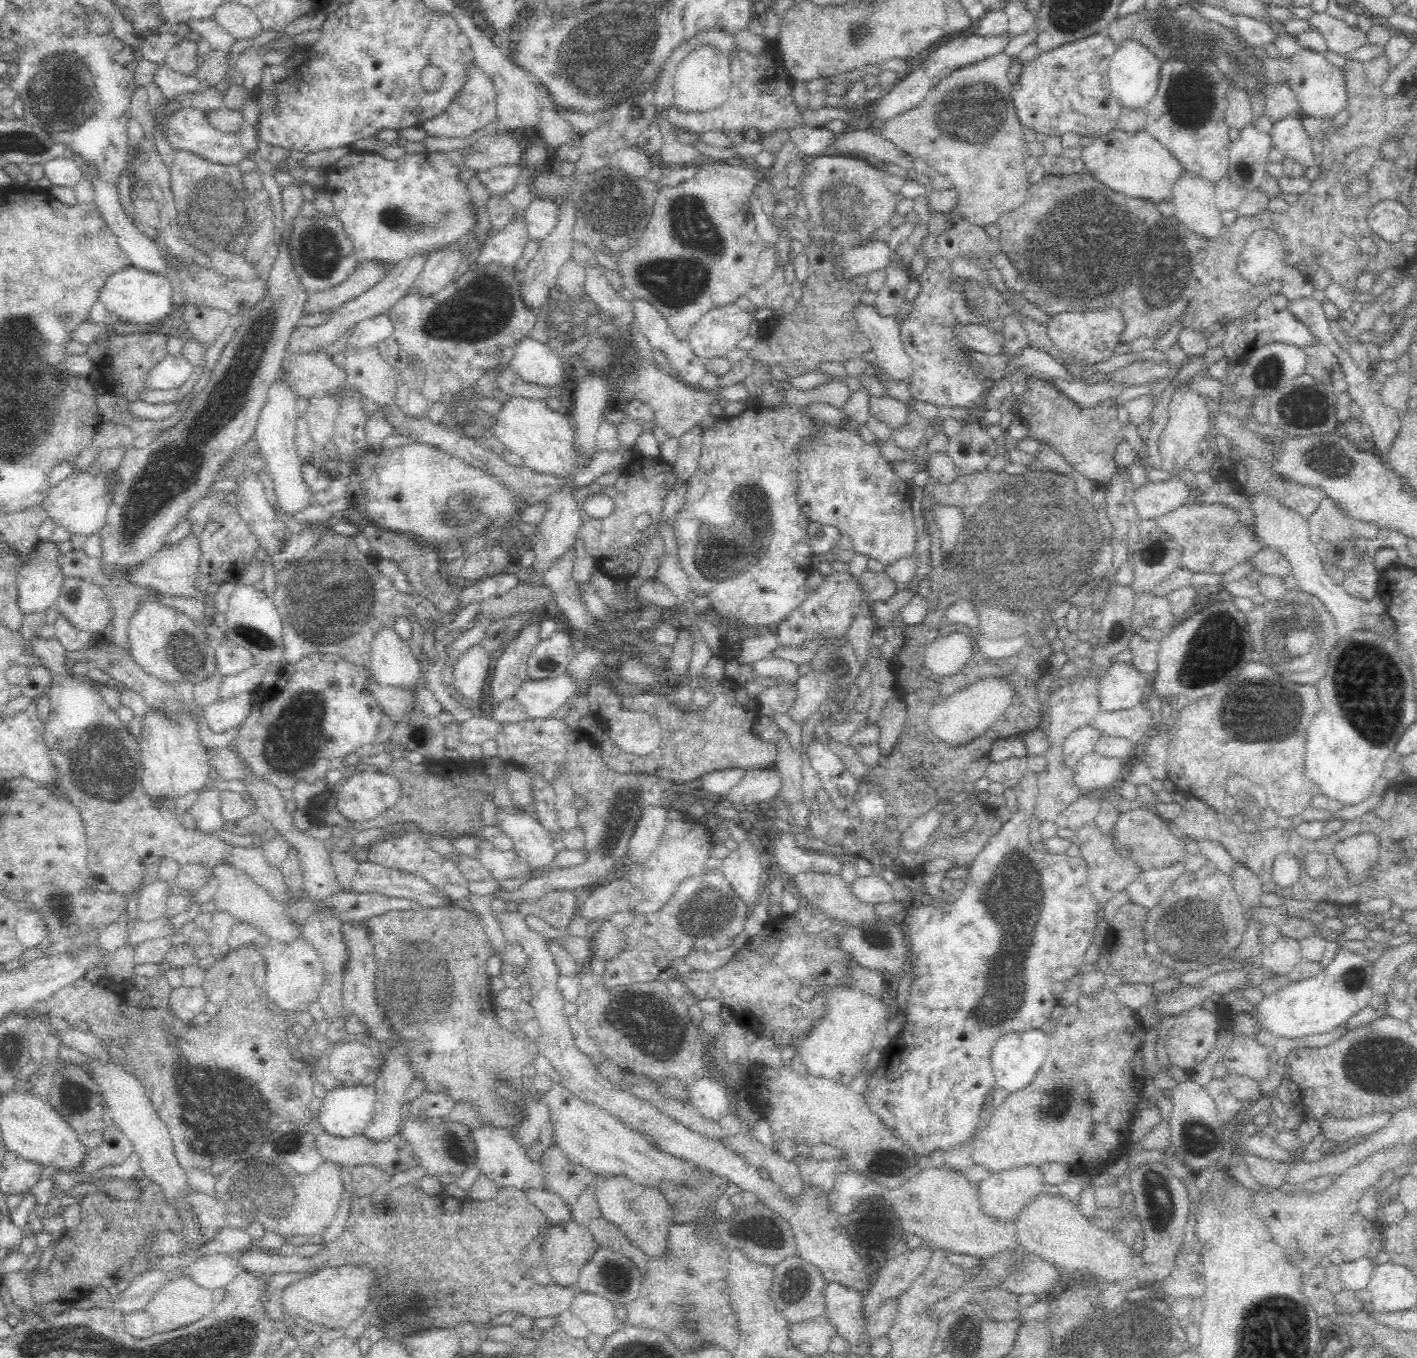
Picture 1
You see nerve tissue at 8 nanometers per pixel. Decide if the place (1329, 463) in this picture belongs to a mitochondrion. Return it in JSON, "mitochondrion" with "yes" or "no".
{"mitochondrion":"yes"}

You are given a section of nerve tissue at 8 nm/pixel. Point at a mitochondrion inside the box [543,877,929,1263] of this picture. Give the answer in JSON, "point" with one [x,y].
{"point":[648,1028]}

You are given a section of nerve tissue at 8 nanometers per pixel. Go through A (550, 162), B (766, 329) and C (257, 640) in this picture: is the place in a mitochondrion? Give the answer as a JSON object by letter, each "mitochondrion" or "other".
{"A":"other","B":"other","C":"mitochondrion"}

